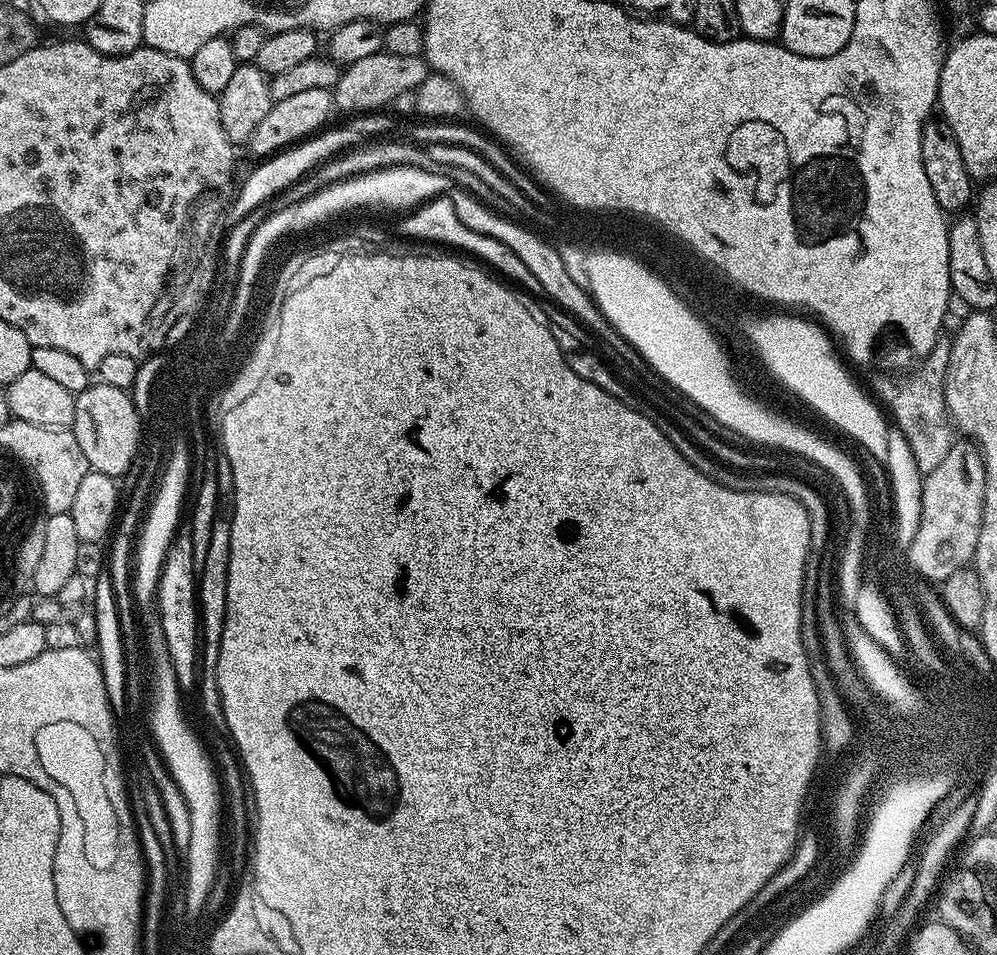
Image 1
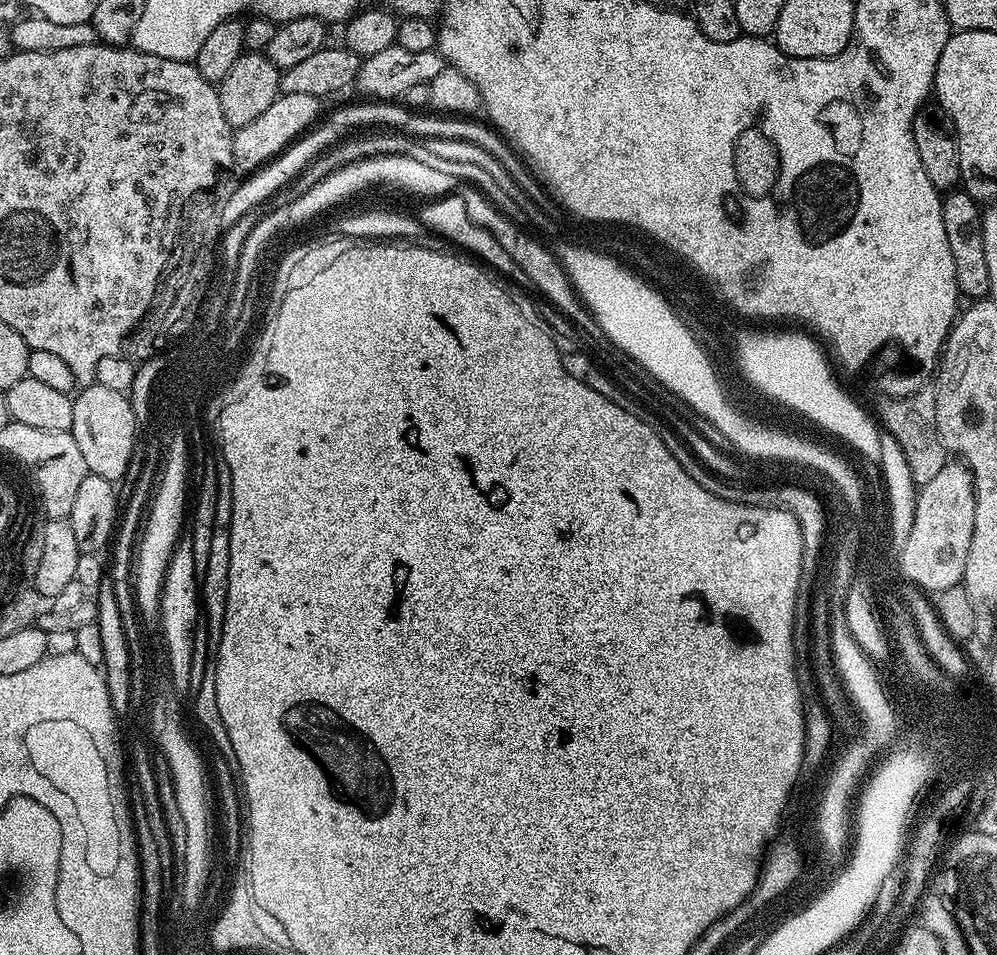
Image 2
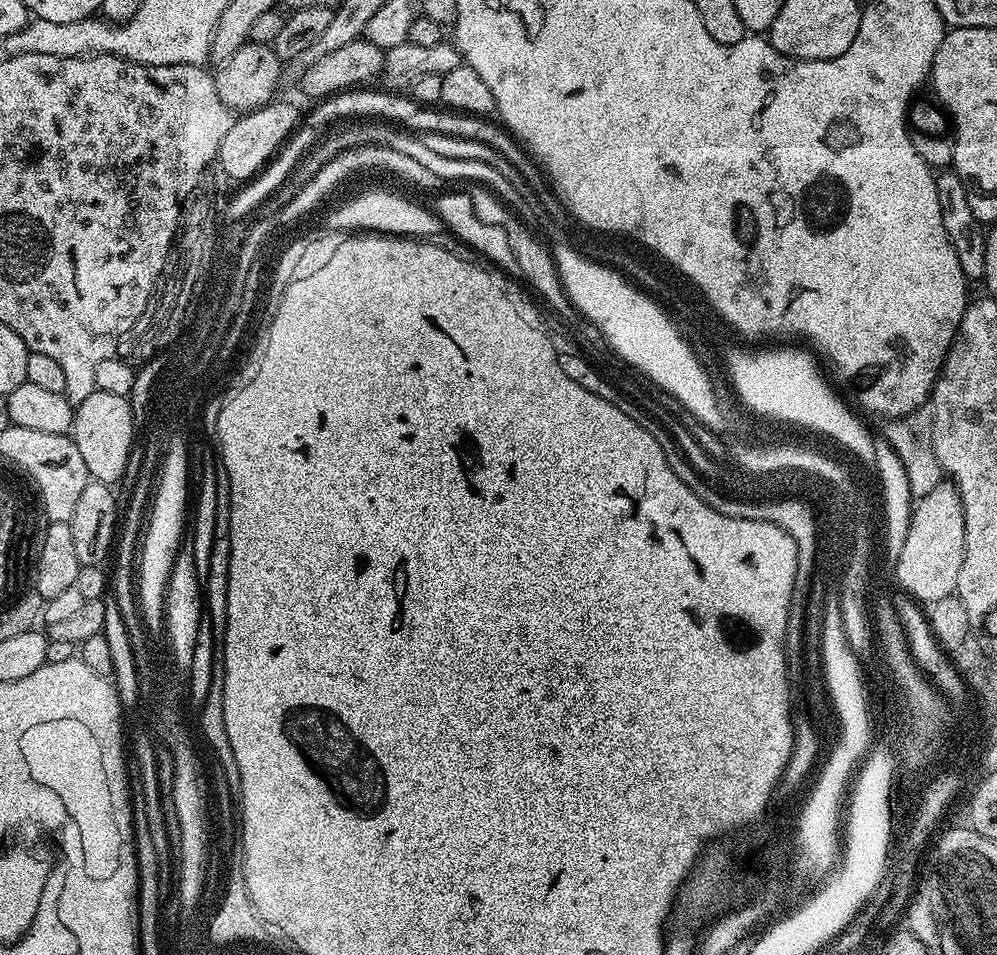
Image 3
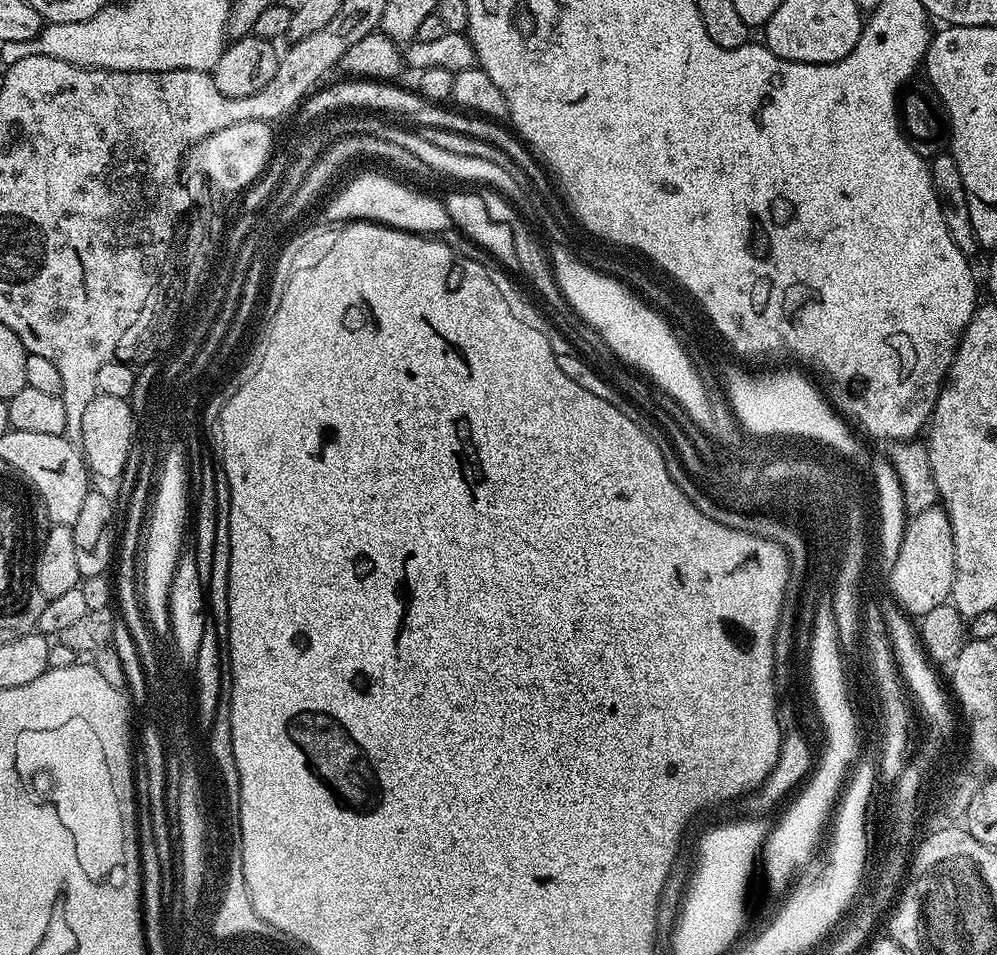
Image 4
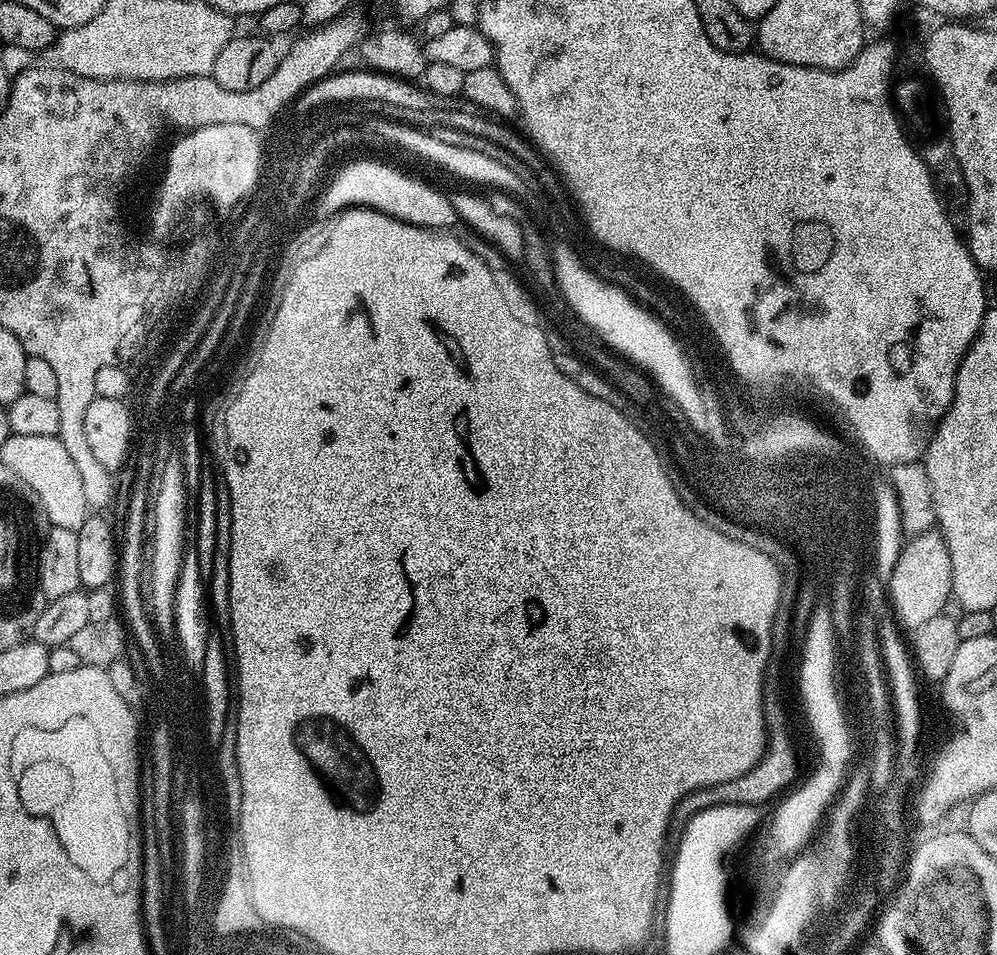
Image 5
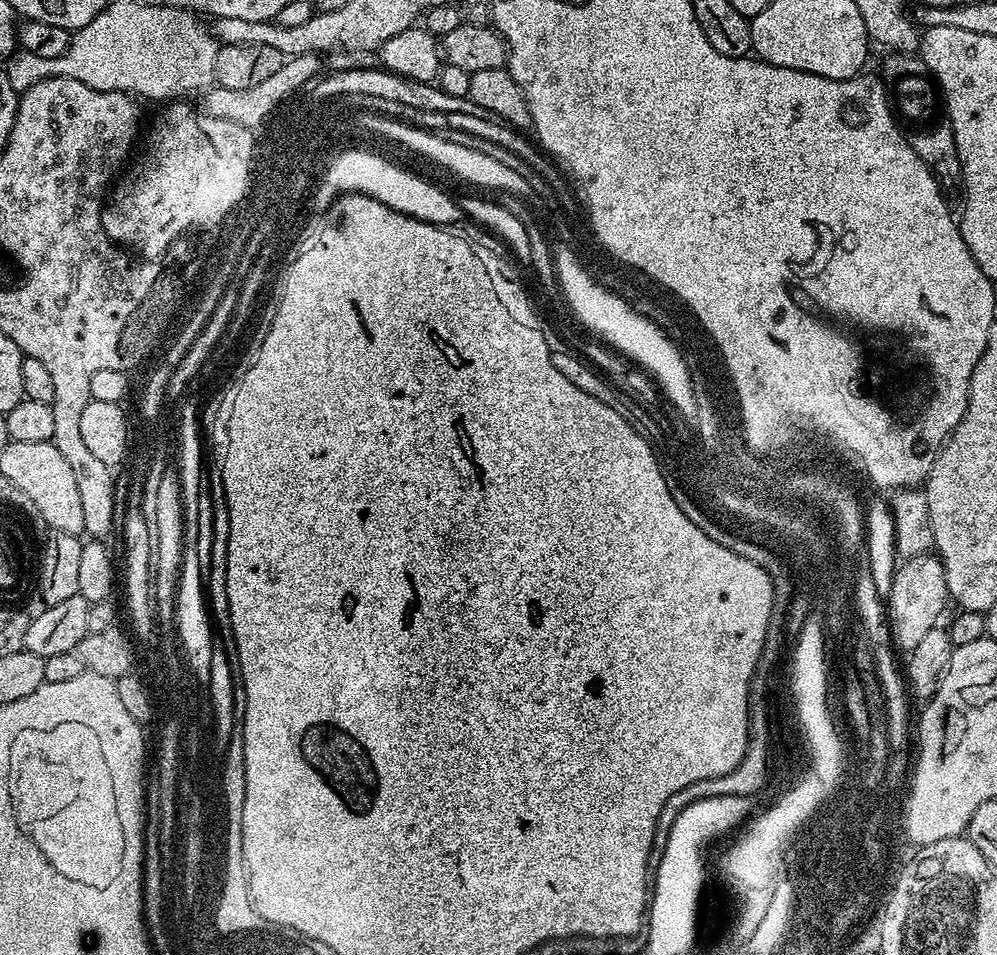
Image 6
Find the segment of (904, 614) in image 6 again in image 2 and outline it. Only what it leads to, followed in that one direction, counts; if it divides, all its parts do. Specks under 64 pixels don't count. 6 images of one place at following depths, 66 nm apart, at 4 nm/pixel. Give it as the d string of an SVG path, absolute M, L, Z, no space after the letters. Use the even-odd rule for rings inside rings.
M963 462L944 464L931 482L919 485L910 534L898 557L898 572L903 579L931 594L950 590L963 581L966 554L970 554L970 542L974 538L975 501L972 469Z

